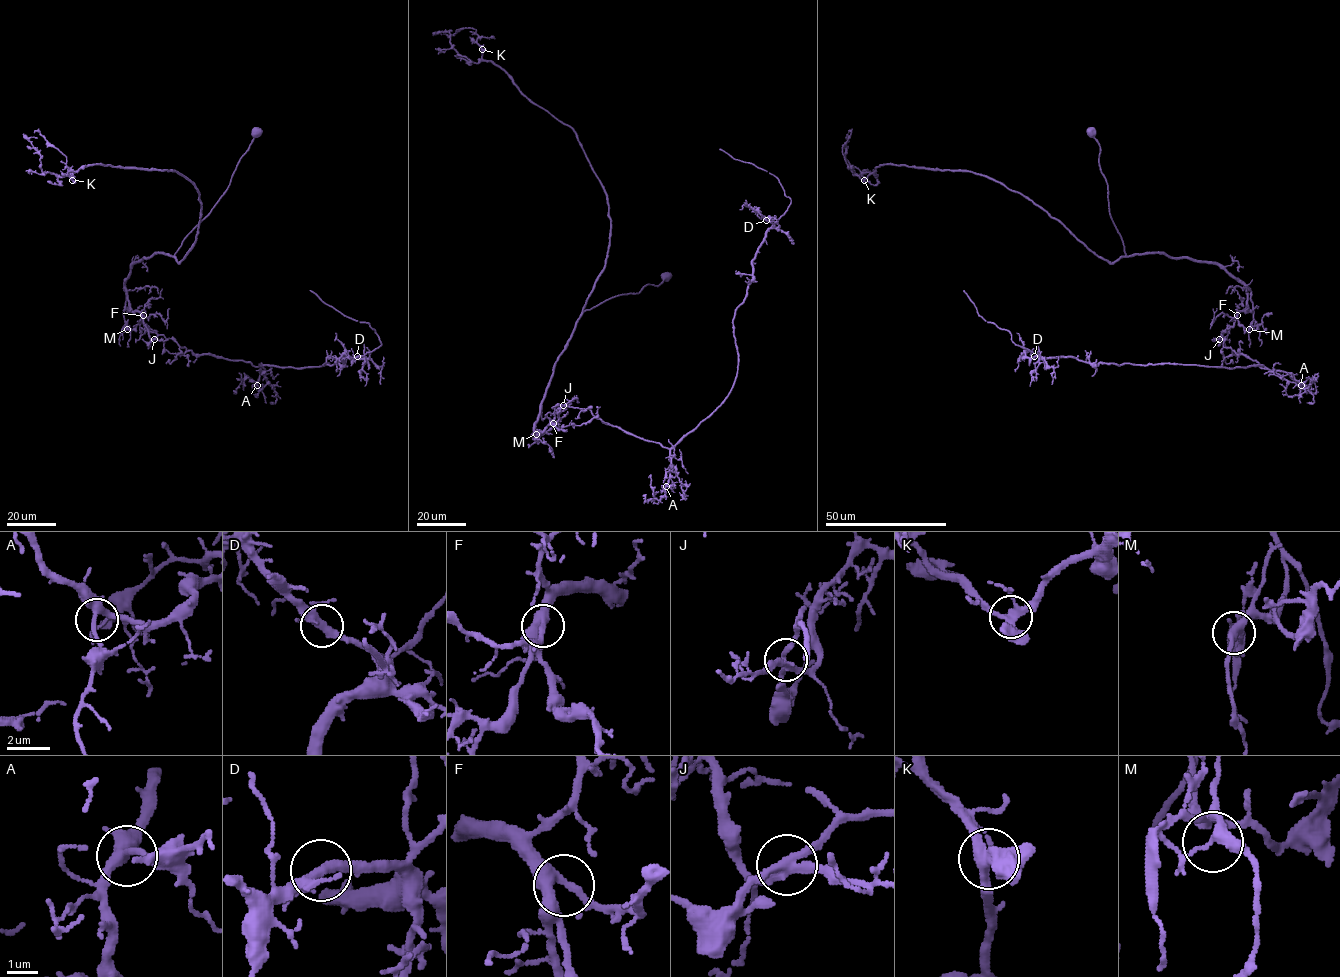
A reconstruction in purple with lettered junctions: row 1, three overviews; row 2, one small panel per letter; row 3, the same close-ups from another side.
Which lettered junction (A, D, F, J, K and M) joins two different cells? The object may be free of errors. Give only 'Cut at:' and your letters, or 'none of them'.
Cut at: J

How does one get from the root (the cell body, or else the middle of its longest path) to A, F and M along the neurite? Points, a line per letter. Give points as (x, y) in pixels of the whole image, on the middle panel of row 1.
A: (665, 275), (582, 313), (534, 429), (564, 405), (588, 408), (666, 447), (666, 486)
F: (665, 275), (659, 285), (615, 295), (582, 313), (556, 362), (534, 429), (542, 432), (553, 423)
M: (665, 275), (659, 285), (615, 295), (582, 313), (556, 362), (536, 434)

